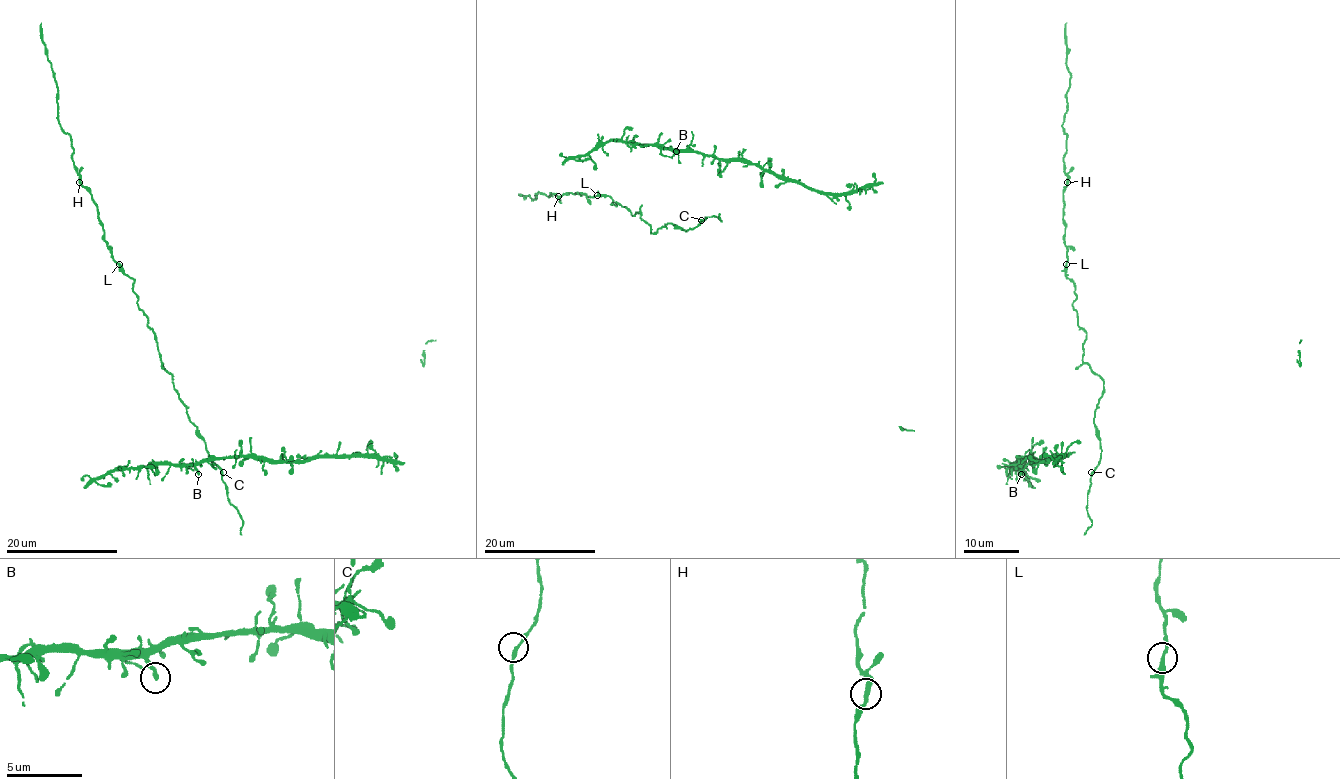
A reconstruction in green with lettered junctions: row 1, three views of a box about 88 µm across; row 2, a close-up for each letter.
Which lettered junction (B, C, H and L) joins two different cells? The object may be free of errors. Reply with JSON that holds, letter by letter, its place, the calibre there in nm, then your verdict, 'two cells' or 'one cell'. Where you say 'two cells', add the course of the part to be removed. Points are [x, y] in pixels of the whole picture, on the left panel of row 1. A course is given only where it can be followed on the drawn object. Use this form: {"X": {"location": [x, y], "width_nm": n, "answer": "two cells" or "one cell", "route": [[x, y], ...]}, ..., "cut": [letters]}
{"B": {"location": [198, 474], "width_nm": 260, "answer": "one cell"}, "C": {"location": [223, 472], "width_nm": 220, "answer": "one cell"}, "H": {"location": [79, 182], "width_nm": 280, "answer": "one cell"}, "L": {"location": [119, 264], "width_nm": 280, "answer": "one cell"}, "cut": []}

